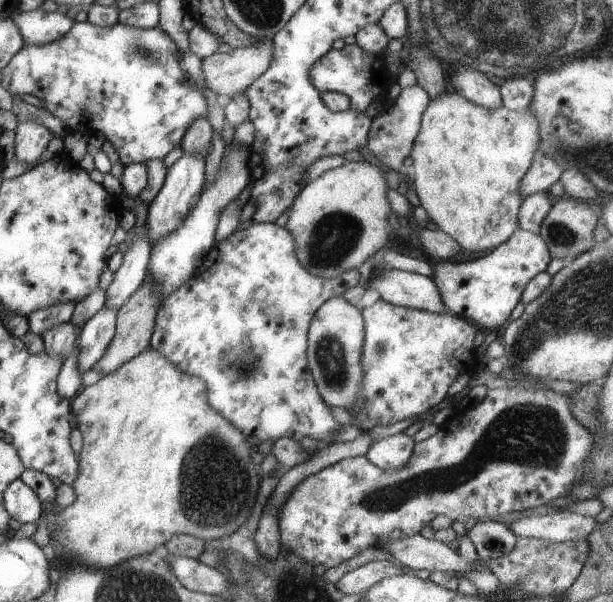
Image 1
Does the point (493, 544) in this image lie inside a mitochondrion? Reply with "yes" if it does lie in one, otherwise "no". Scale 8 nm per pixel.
no

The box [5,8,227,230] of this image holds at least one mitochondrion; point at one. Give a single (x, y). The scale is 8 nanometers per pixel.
(144, 53)

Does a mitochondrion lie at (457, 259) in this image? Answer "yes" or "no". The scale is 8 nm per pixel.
no

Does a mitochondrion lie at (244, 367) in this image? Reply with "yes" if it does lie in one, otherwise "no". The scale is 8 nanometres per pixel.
yes

